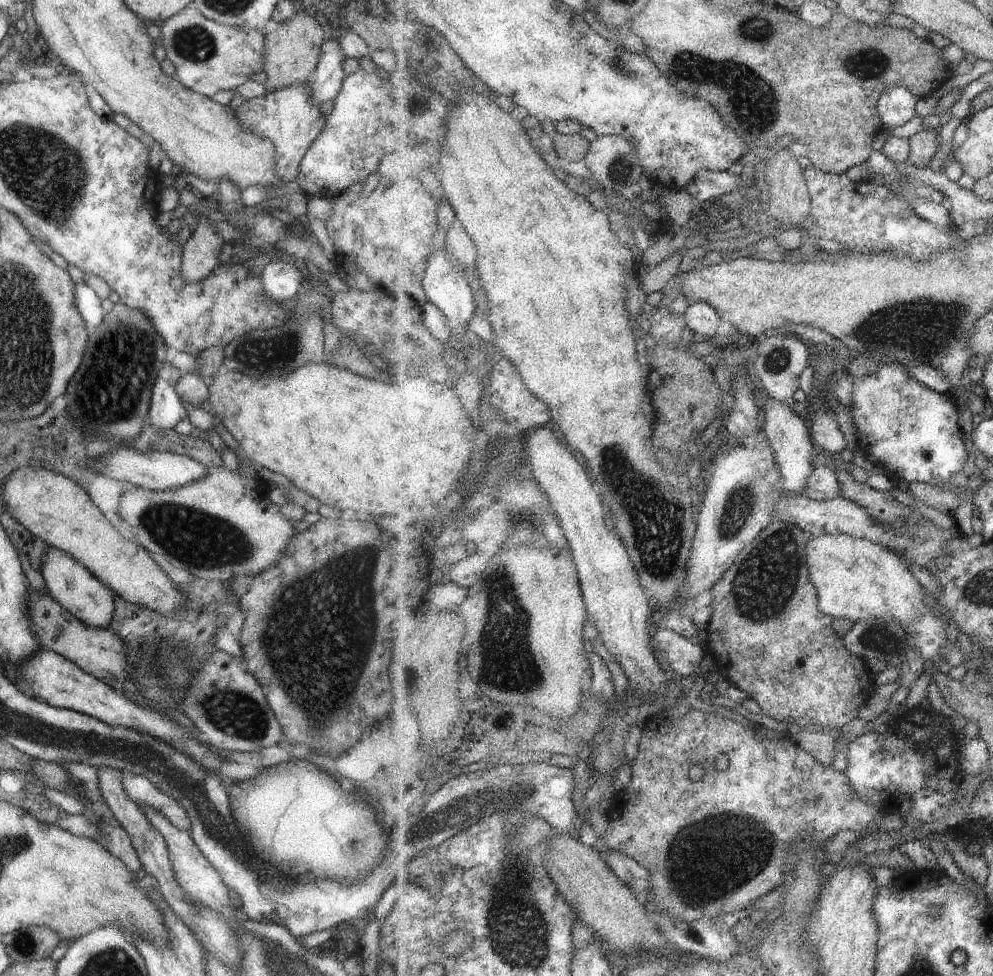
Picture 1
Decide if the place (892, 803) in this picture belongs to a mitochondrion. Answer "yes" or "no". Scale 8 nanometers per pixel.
no

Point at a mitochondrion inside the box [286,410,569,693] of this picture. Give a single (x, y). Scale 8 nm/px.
(485, 465)

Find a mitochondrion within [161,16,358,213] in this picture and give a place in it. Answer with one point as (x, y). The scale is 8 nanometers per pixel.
(192, 43)

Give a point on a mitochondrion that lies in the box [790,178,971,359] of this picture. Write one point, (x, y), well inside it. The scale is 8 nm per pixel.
(879, 327)

